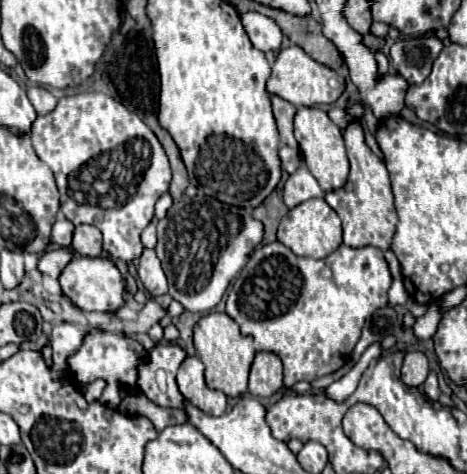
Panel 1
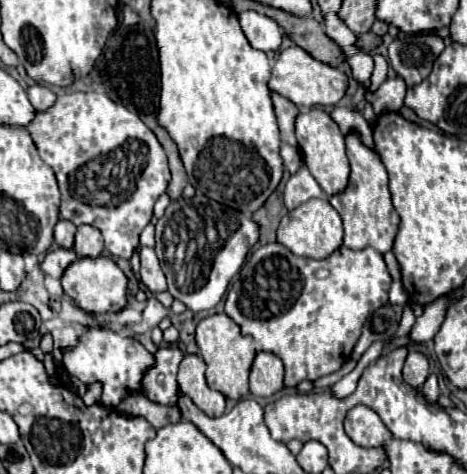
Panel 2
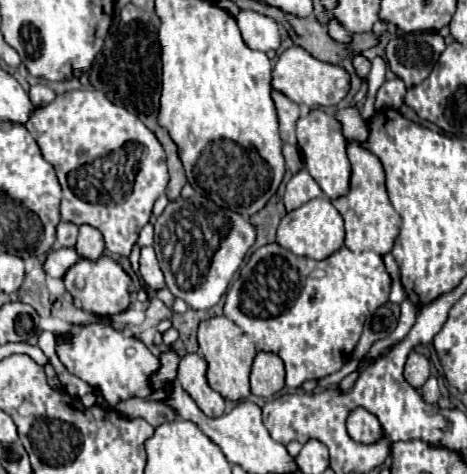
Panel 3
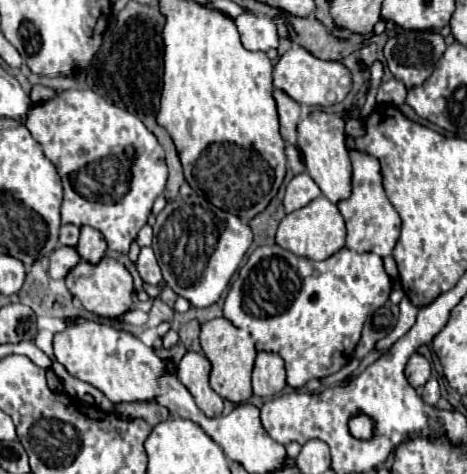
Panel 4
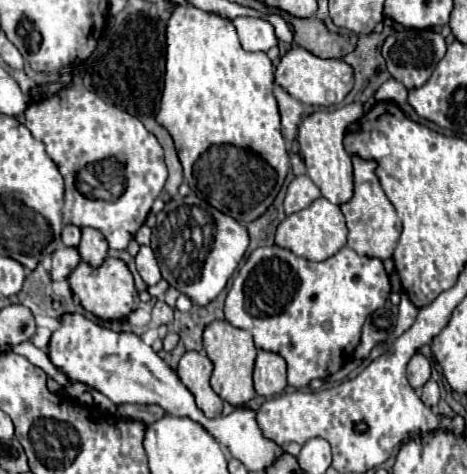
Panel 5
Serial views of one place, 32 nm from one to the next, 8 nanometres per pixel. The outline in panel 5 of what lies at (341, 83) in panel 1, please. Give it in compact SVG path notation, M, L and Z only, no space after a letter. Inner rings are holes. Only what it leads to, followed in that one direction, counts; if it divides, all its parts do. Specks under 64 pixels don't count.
M294 44L282 56L282 60L280 60L278 68L276 68L276 84L282 86L286 92L290 92L302 104L332 106L332 104L340 104L346 98L346 94L352 90L354 70L344 60L338 60L338 58L322 60L322 58L314 56L312 52L308 52L308 50Z

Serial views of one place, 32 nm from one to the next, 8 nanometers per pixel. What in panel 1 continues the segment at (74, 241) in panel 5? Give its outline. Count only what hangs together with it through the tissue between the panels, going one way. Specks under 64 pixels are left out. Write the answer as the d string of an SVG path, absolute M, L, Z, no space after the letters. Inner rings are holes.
M58 216L54 228L52 228L52 242L60 248L68 248L72 244L74 224L70 220L64 220L64 216Z

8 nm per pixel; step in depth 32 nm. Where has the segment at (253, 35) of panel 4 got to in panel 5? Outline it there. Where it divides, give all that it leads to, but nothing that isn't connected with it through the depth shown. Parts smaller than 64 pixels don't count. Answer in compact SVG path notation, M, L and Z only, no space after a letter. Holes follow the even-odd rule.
M236 18L234 20L240 44L244 50L256 52L256 50L270 50L272 46L278 44L278 38L274 34L272 24L260 18Z

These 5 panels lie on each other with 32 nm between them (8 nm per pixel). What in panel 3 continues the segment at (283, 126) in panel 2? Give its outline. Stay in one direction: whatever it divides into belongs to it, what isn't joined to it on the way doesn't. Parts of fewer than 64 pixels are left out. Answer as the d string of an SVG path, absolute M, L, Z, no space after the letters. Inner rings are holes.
M278 90L272 92L272 98L274 98L278 120L280 120L280 136L284 142L296 146L296 122L300 118L300 106Z

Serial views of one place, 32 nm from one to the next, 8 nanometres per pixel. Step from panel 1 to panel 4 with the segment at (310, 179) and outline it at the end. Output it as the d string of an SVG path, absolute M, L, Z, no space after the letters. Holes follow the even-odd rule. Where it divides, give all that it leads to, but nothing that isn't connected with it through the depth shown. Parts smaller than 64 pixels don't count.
M308 174L294 176L290 180L290 184L286 186L286 196L284 196L286 214L304 208L306 204L310 204L318 196L322 196L322 192L320 192L320 188L316 186L316 182Z

